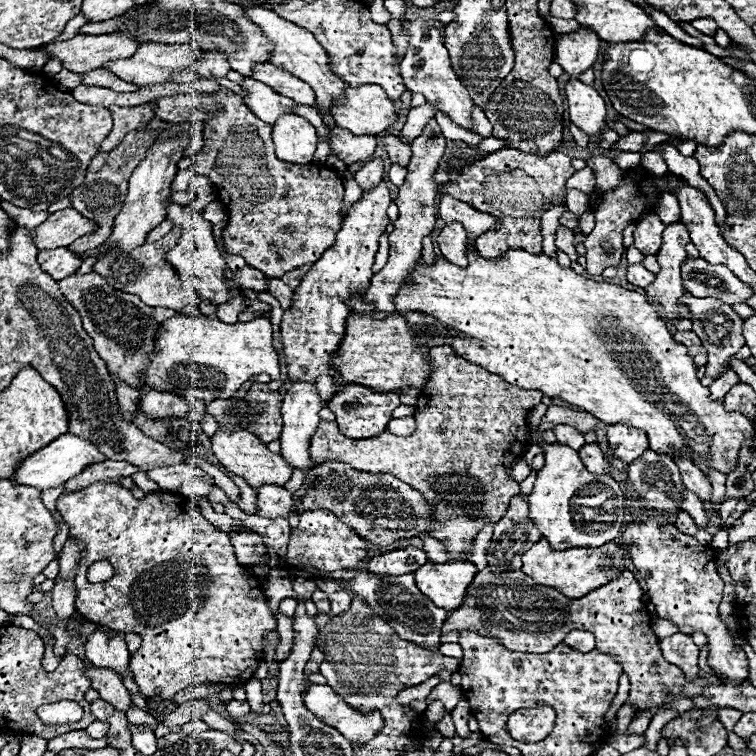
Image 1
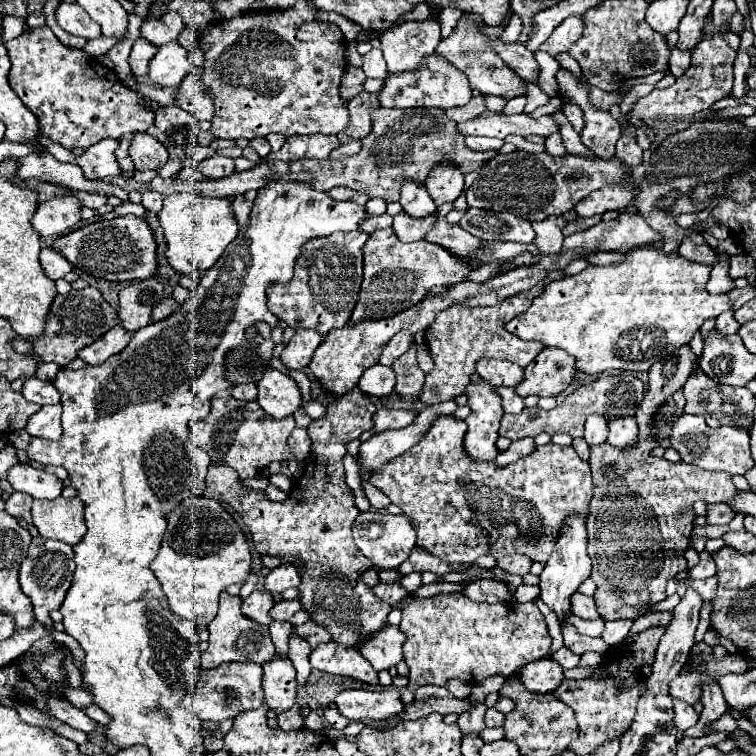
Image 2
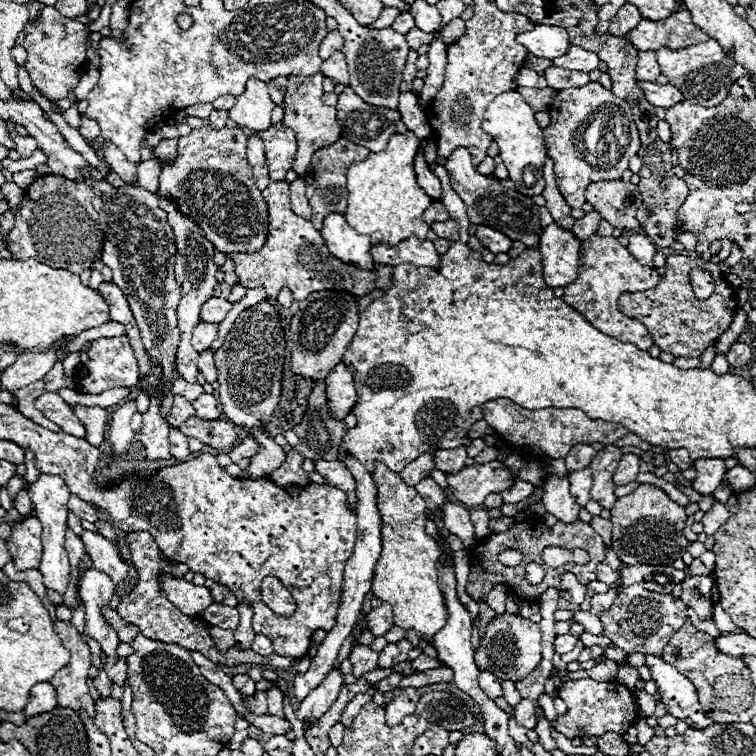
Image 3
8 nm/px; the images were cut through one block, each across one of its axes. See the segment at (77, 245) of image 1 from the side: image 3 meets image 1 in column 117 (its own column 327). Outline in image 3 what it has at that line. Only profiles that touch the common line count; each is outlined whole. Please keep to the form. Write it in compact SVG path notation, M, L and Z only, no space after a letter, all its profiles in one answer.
M340 138L338 142L334 142L330 148L322 148L312 156L312 164L308 168L308 174L304 178L306 182L306 194L312 206L312 224L316 226L316 230L322 230L324 226L324 218L332 212L336 214L346 214L346 168L354 162L354 160L364 160L368 158L370 150L364 146L358 146L346 138Z

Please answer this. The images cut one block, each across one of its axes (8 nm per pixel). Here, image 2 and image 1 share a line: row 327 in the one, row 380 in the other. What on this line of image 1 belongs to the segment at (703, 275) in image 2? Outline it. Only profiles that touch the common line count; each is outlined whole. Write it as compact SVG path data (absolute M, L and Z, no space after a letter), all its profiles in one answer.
M468 248L468 268L460 268L444 258L436 258L436 264L432 268L422 268L420 262L418 266L412 268L412 272L406 278L406 286L400 288L398 296L394 298L396 302L396 310L400 310L400 314L404 314L406 310L420 310L426 312L430 316L434 316L436 320L440 320L442 324L446 324L448 328L456 330L456 332L466 332L470 338L480 340L478 342L464 342L464 340L452 340L452 350L460 356L464 356L470 362L476 362L480 366L484 366L486 370L490 370L492 374L500 374L504 376L506 382L520 386L524 390L542 390L542 394L550 396L550 398L560 398L568 404L580 406L584 410L588 410L590 414L594 414L598 420L602 420L604 424L618 424L618 422L626 422L632 428L644 430L648 434L648 442L650 442L650 450L658 452L658 454L684 454L688 456L704 474L708 474L708 470L718 470L722 474L728 474L736 468L736 460L738 460L738 452L744 444L752 446L754 442L754 428L752 422L740 414L740 412L726 412L724 410L724 402L716 402L710 400L710 392L706 386L702 386L702 382L696 376L696 366L692 356L688 354L686 346L674 342L672 334L668 332L666 324L662 322L662 318L658 316L658 312L648 304L646 296L634 292L634 290L626 290L620 288L616 284L608 284L608 282L594 282L594 280L586 280L584 276L576 274L570 268L562 268L556 260L548 258L546 254L528 254L524 250L508 250L500 260L486 260L480 258L476 252L472 252L472 248Z

